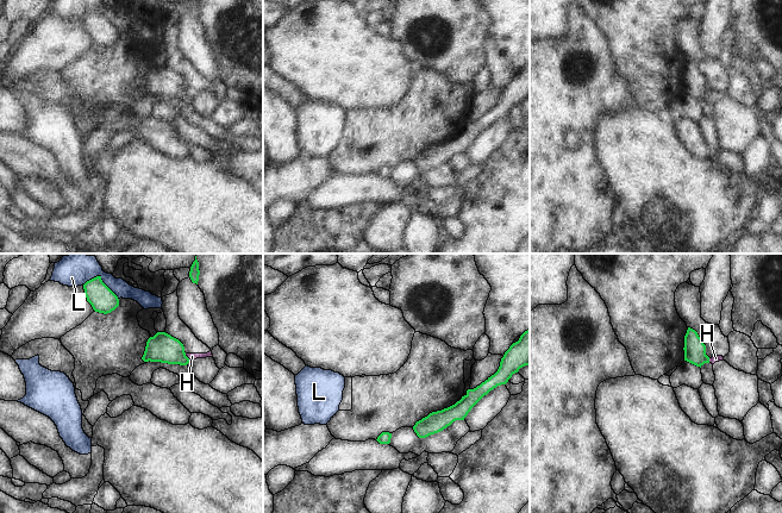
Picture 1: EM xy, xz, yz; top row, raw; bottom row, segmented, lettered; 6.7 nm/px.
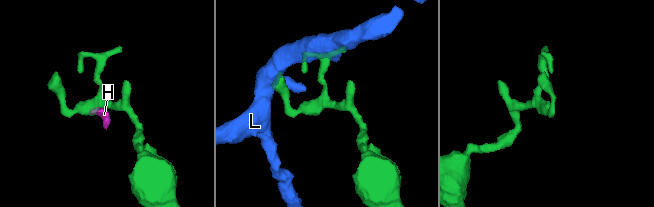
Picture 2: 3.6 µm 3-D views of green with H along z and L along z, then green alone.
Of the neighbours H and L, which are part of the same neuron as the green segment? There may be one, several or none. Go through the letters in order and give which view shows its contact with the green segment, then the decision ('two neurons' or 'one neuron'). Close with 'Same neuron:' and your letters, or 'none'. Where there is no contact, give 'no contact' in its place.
H: xy | two neurons
L: xy | two neurons
Same neuron: none

